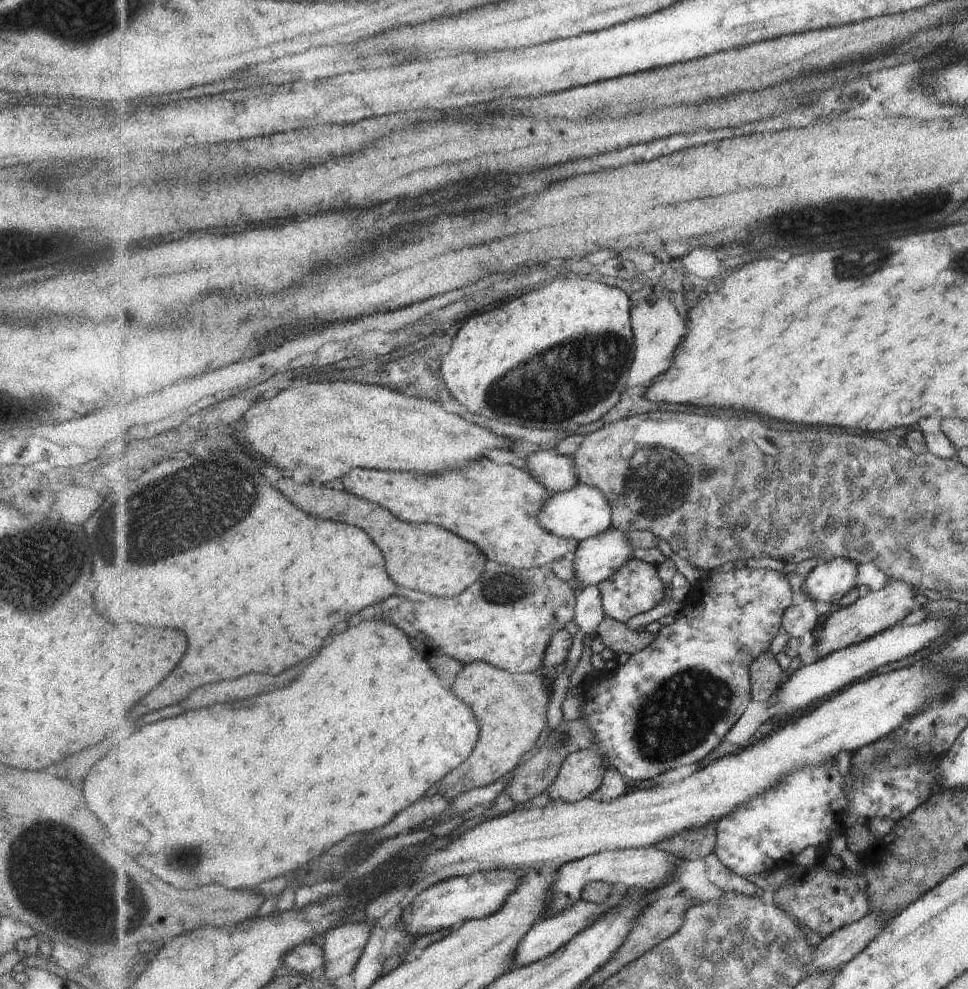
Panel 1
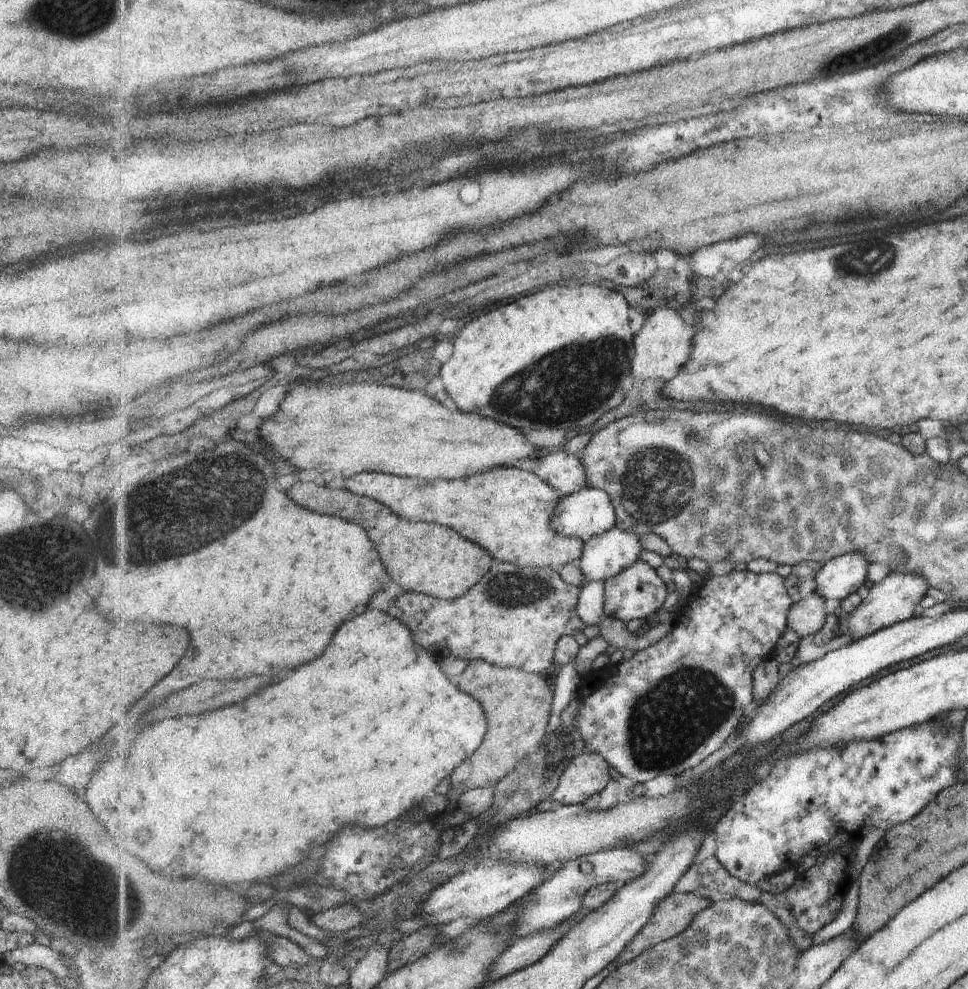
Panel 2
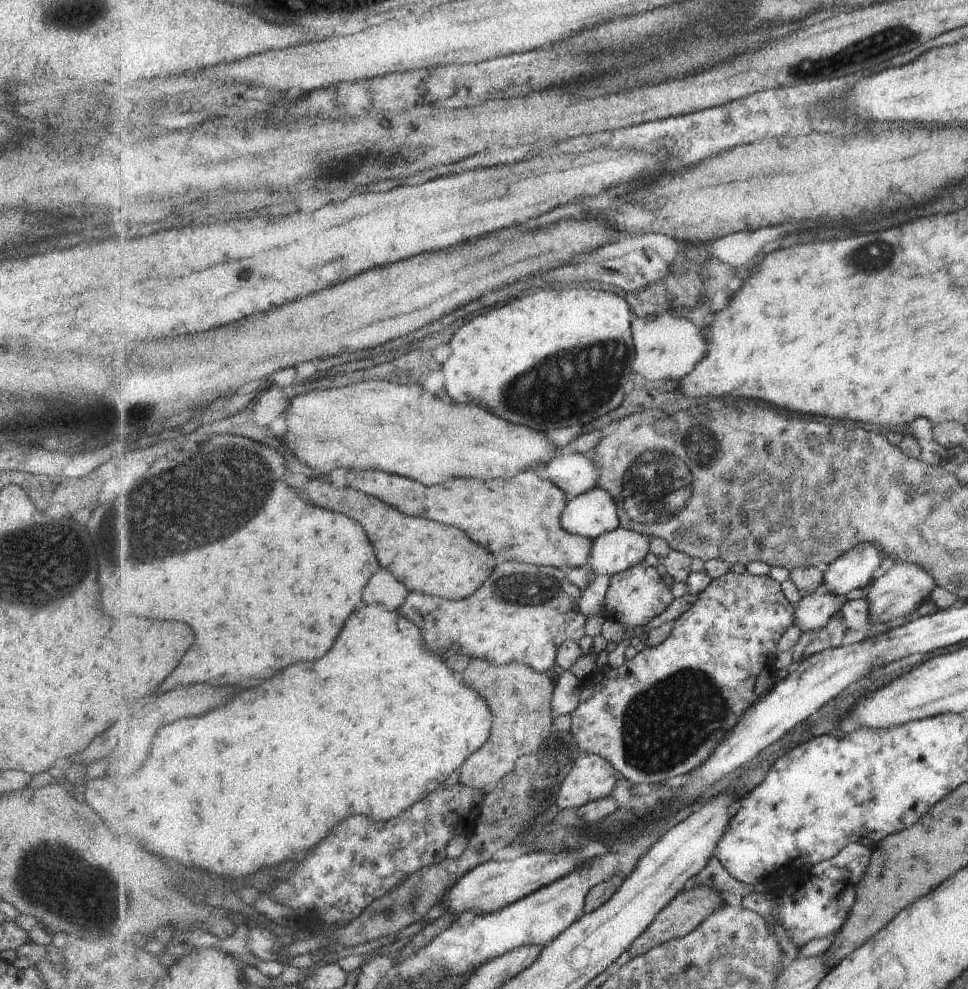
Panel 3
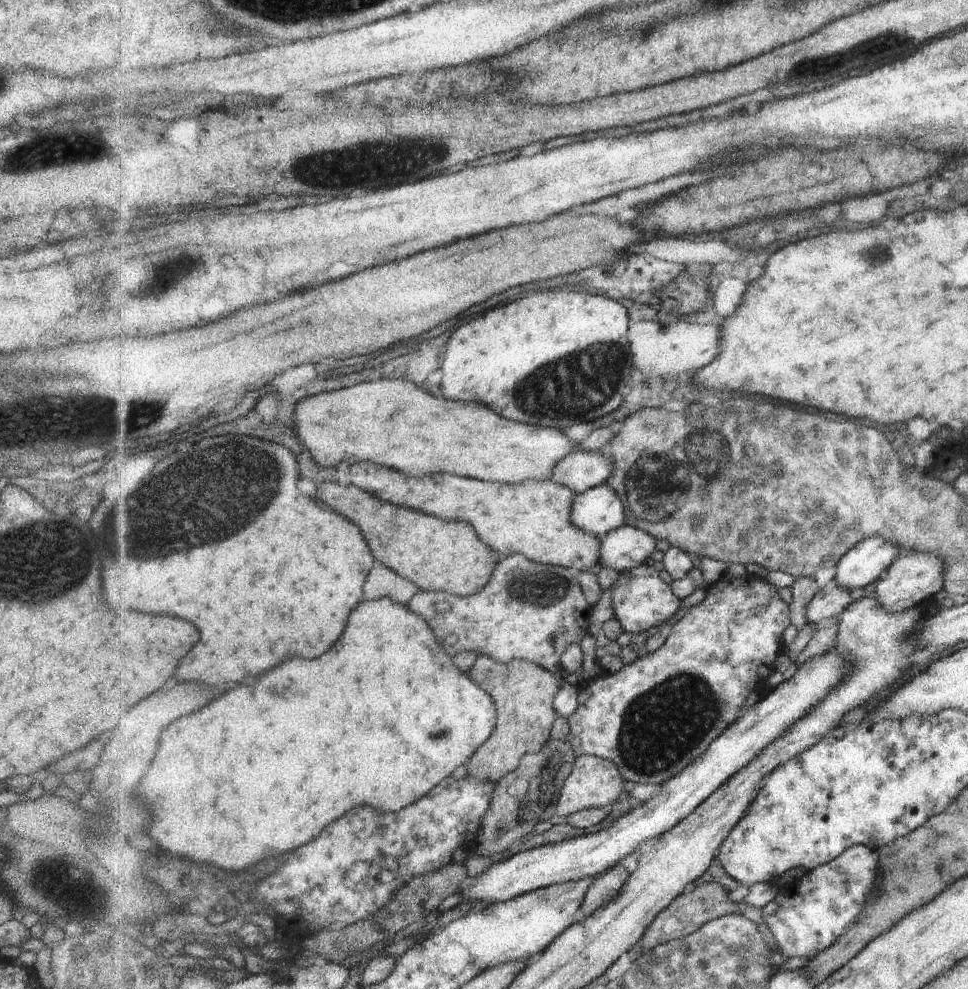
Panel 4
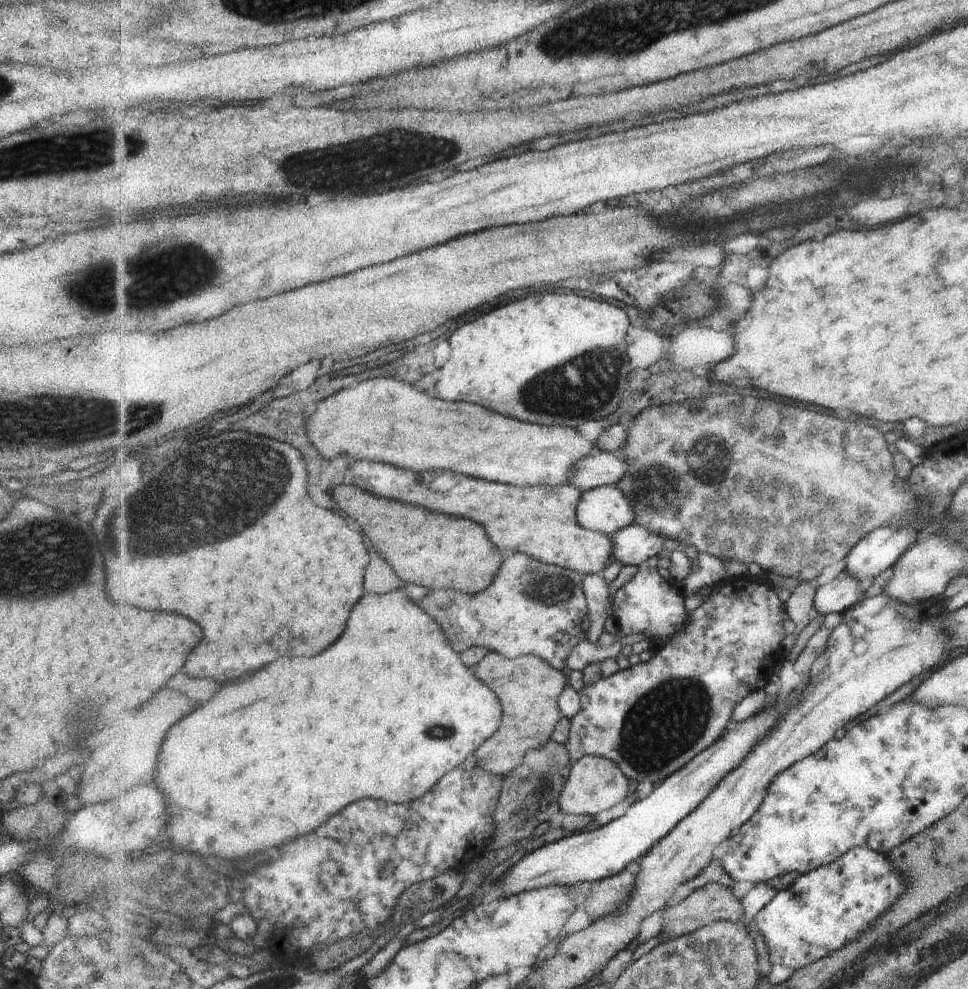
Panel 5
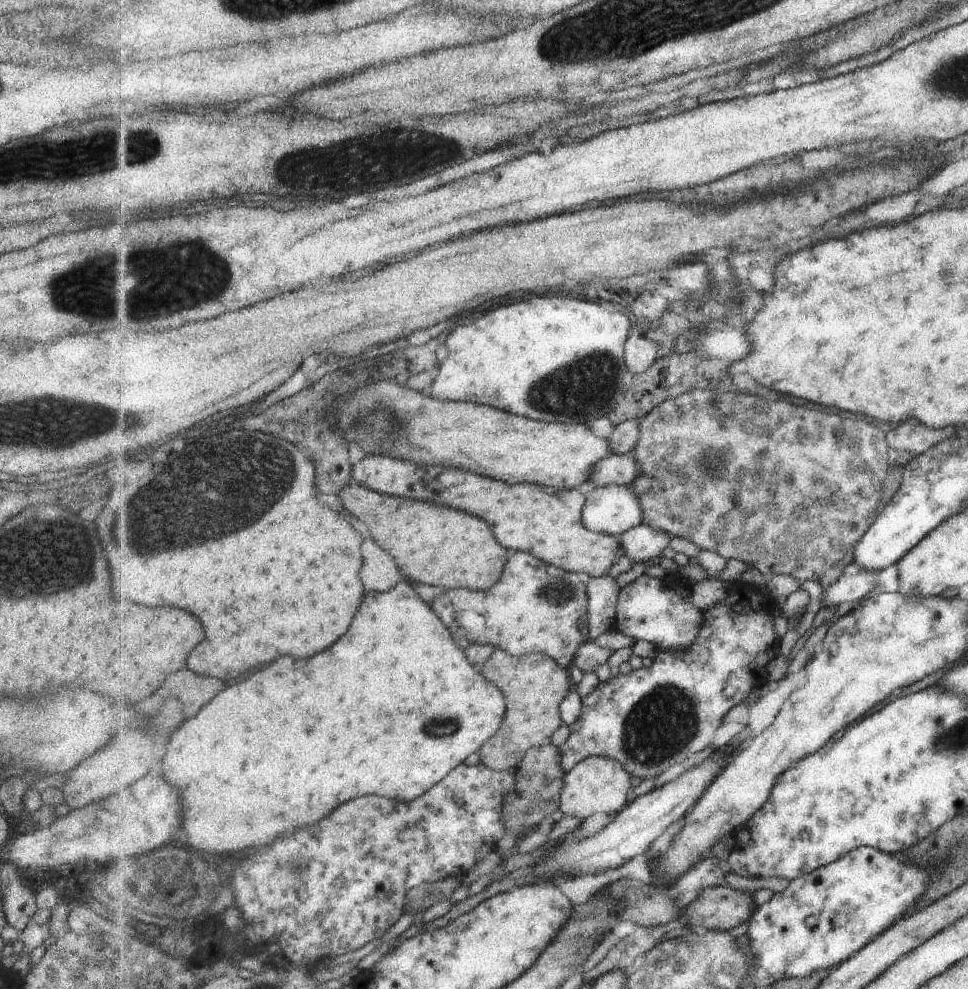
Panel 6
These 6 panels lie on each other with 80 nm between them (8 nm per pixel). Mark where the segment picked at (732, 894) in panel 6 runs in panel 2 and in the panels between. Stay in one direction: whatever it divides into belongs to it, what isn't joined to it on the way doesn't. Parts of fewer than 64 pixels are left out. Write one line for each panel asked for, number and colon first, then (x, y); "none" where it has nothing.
2: (674, 915)
3: (688, 911)
4: (689, 912)
5: (715, 903)

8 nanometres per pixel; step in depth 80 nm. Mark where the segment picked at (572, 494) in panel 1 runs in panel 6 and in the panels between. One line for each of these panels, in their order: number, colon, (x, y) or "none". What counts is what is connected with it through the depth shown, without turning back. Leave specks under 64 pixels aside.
2: (589, 512)
3: (595, 513)
4: (599, 511)
5: (606, 510)
6: (616, 509)

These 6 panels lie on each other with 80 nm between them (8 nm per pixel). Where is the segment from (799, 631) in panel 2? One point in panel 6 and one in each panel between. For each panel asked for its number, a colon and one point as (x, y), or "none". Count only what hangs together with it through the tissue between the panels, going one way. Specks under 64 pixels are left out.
3: (816, 610)
4: (832, 600)
5: (842, 594)
6: (856, 588)

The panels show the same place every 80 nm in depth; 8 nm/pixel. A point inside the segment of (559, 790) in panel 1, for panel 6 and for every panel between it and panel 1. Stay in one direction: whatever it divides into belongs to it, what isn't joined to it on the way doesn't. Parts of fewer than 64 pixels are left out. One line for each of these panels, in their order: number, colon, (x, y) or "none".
2: (589, 774)
3: (593, 778)
4: (595, 782)
5: (596, 784)
6: (601, 784)

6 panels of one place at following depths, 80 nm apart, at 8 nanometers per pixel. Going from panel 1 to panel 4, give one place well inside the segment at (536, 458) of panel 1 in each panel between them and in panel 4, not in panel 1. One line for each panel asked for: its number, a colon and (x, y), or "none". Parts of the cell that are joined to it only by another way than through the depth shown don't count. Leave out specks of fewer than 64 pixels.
2: (565, 472)
3: (576, 473)
4: (579, 471)

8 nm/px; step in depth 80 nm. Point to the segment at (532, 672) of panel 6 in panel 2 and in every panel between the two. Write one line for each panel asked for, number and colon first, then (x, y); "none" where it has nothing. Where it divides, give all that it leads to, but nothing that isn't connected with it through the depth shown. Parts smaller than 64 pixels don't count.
2: (516, 727)
3: (520, 697)
4: (524, 693)
5: (530, 686)

